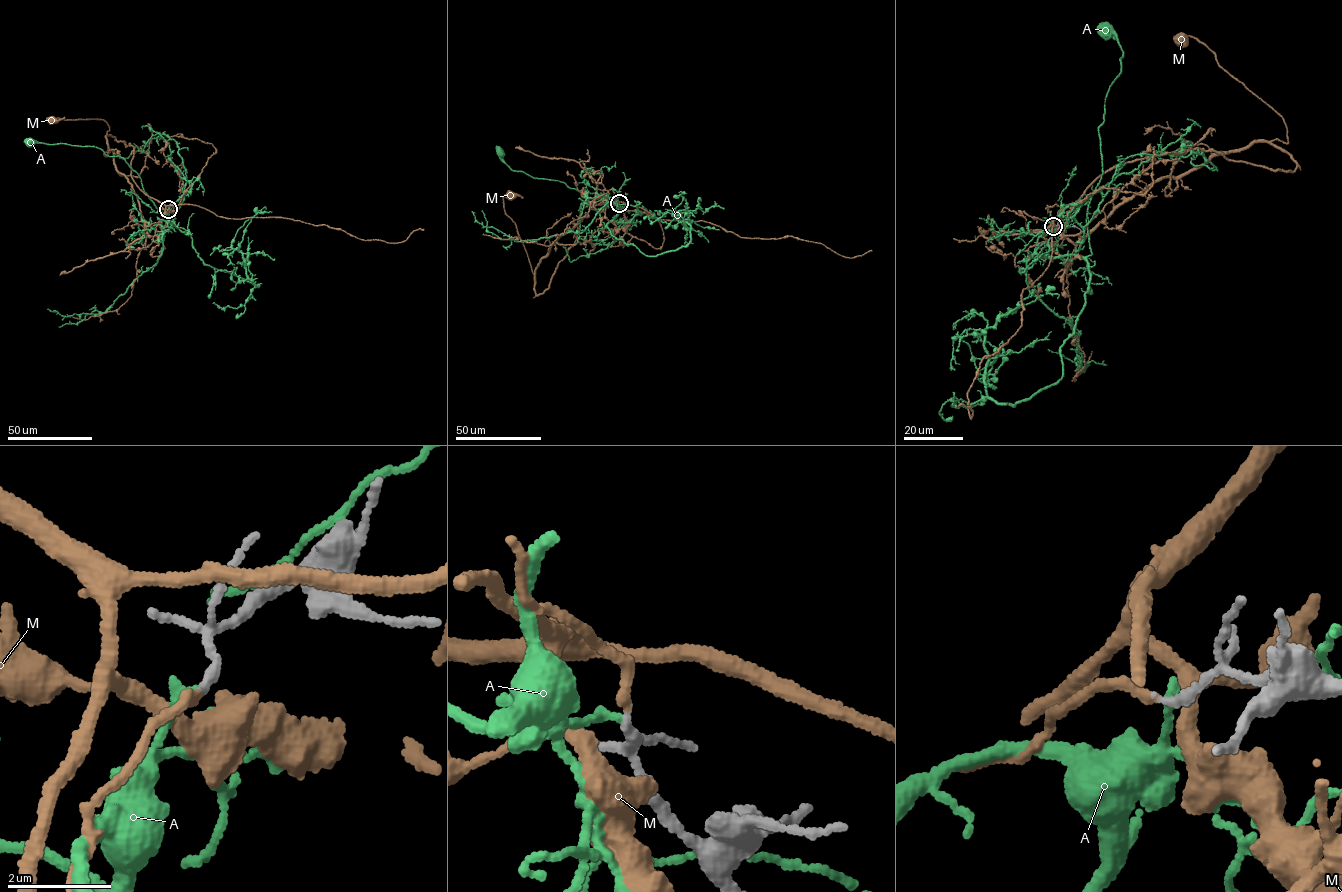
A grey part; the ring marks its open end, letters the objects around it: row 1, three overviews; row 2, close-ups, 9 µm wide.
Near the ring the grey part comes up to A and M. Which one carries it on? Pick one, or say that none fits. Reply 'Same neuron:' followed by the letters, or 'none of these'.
Same neuron: M

